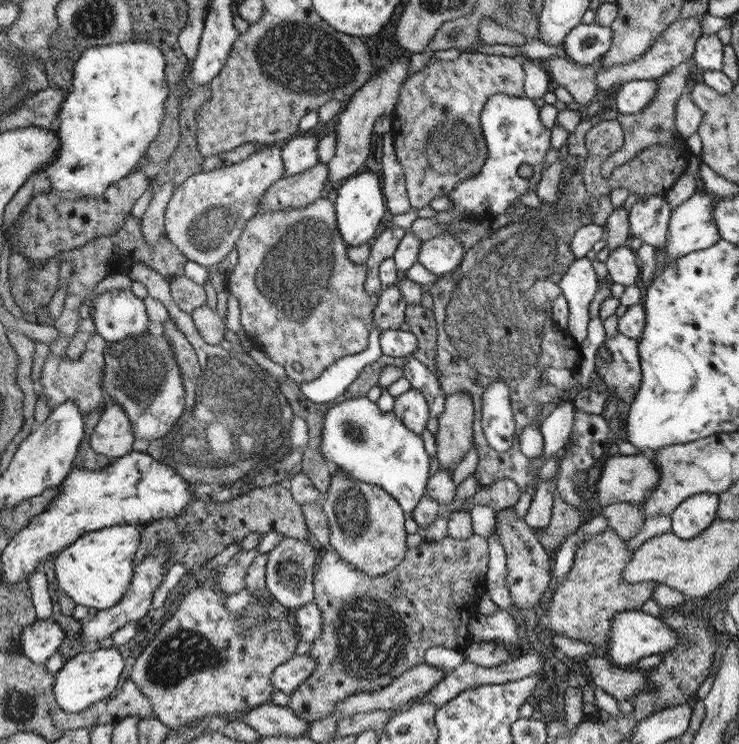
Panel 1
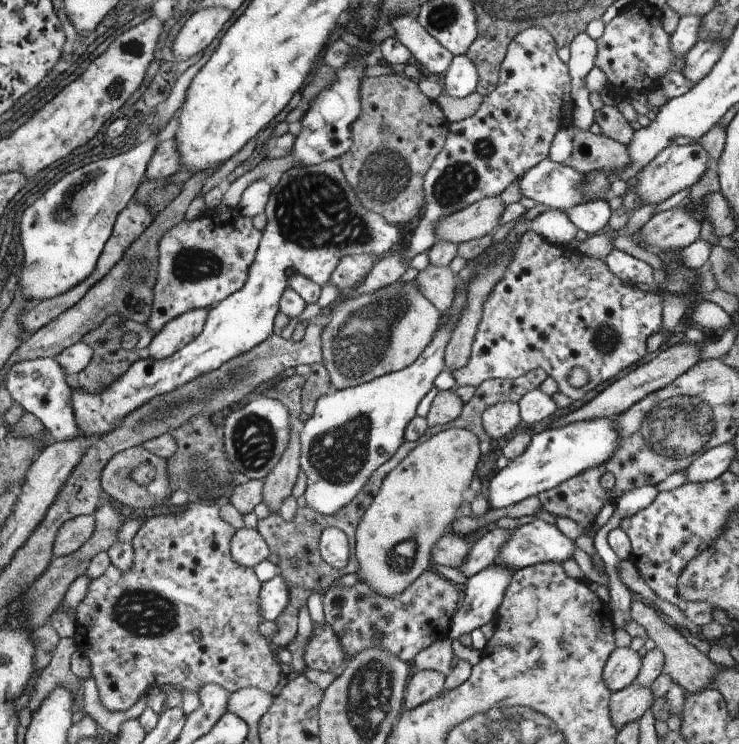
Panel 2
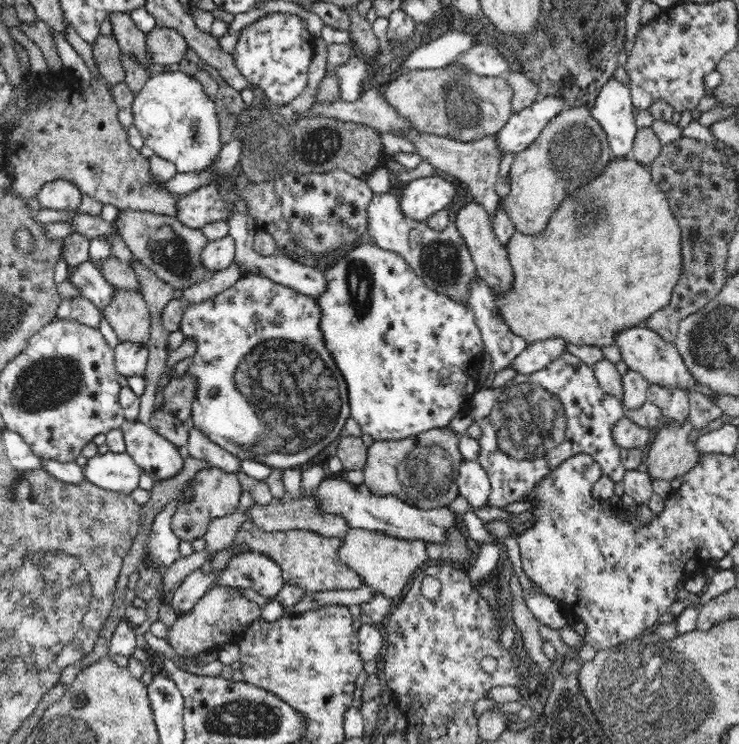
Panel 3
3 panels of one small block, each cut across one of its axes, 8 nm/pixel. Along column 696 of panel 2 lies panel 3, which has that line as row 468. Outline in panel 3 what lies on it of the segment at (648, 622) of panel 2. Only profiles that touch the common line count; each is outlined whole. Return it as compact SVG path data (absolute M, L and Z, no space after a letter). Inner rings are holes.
M686 418L684 424L678 424L672 420L668 426L664 426L648 454L648 476L656 480L666 480L672 484L676 478L684 478L702 458L702 454L696 450L696 442L690 442L688 436L696 430L692 426L692 420Z

